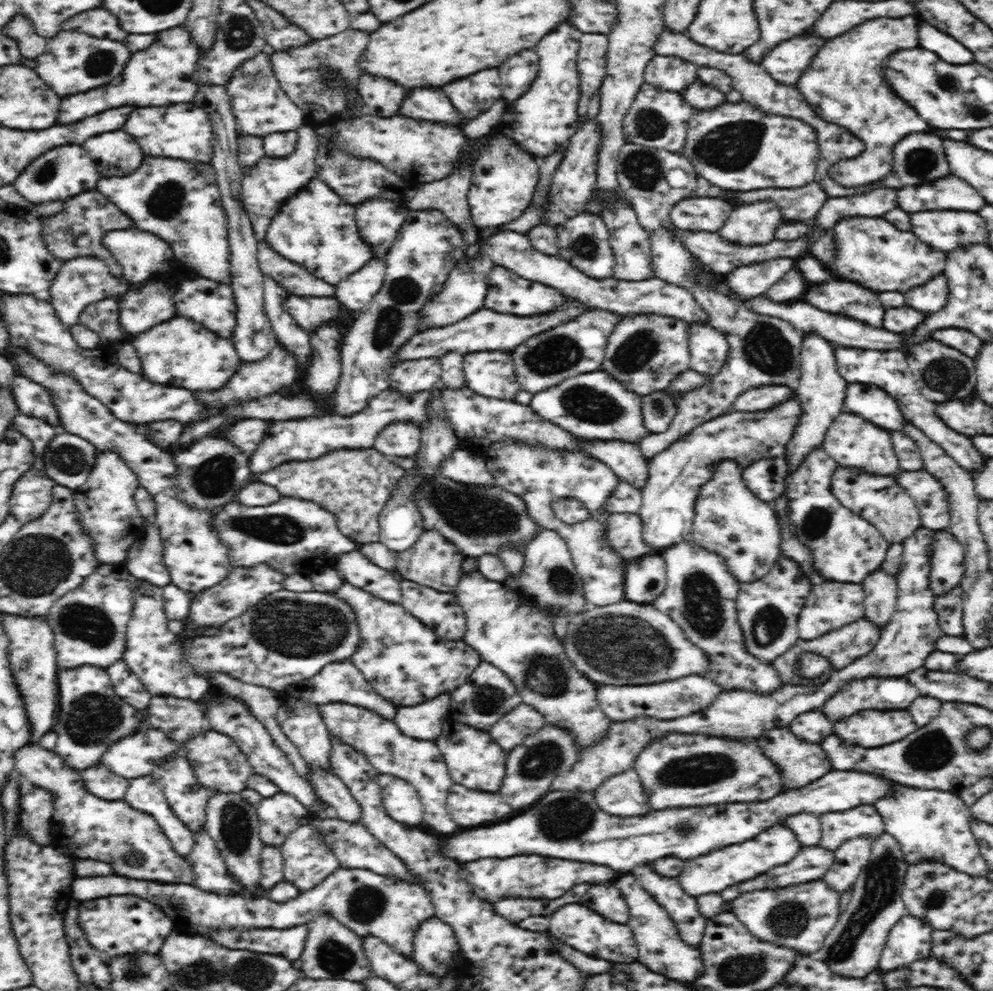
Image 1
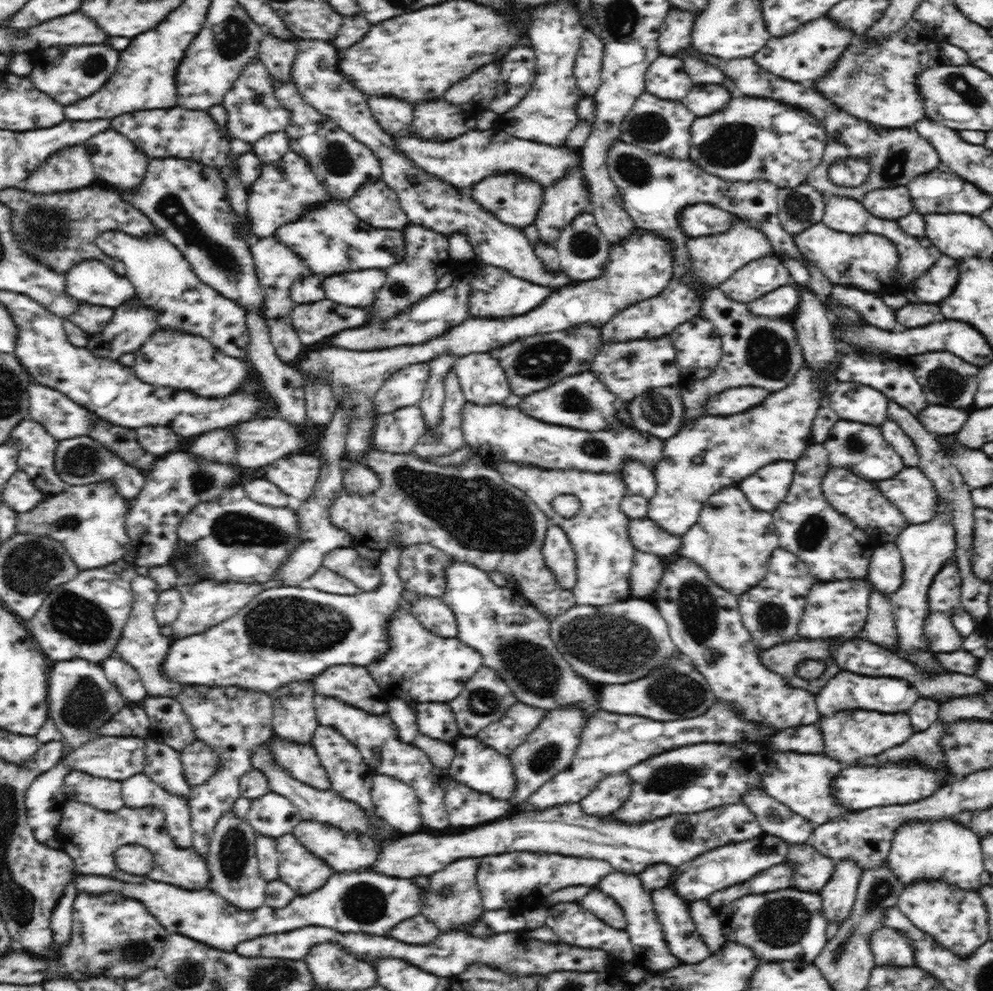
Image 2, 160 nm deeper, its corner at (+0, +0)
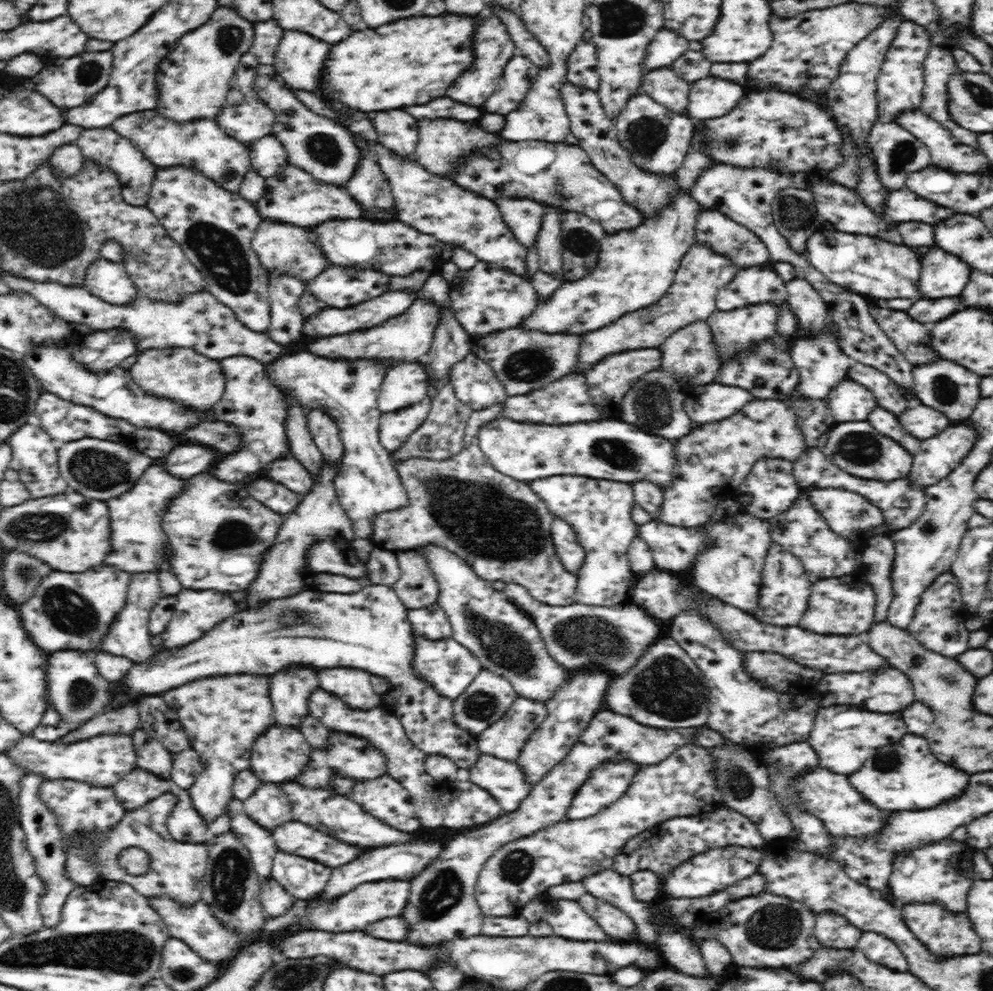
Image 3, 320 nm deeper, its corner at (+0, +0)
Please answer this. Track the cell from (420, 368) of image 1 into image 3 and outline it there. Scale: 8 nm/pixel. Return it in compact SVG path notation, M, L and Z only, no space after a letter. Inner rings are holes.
M401 362L390 367L384 375L377 405L383 413L391 413L427 396L427 371L419 362Z

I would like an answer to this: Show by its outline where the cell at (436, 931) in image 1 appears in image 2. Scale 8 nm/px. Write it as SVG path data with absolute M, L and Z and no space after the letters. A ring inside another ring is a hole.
M418 914L399 922L390 932L387 932L387 936L395 938L400 942L406 942L410 944L430 944L439 937L440 932L433 922L430 922Z

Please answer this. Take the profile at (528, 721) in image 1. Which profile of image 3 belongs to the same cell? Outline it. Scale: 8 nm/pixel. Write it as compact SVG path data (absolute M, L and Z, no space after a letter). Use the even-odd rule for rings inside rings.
M518 697L500 720L476 736L479 753L517 762L527 740L546 717L544 703Z

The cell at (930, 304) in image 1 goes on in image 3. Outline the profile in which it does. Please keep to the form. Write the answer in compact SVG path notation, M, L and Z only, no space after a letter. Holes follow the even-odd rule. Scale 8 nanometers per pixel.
M930 247L921 260L920 292L924 298L960 296L970 281L971 267L946 250Z

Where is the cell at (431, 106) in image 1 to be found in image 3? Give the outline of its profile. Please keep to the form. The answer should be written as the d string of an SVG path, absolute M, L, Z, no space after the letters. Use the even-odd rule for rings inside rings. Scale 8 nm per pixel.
M442 118L442 120L424 120L418 122L418 144L414 159L430 174L440 178L452 179L452 172L458 166L462 156L470 156L480 148L494 148L498 138L497 133L489 133L476 126L476 121L460 121Z

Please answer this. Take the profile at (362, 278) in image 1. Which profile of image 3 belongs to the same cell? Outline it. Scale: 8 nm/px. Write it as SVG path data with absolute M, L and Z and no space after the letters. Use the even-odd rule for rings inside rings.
M330 265L314 280L308 281L306 289L330 308L348 308L385 294L391 278L376 270Z

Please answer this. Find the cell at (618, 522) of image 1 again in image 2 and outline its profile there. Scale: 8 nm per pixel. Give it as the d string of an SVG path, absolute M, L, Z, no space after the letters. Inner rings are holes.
M630 518L628 524L630 541L636 550L654 554L665 562L673 560L680 550L680 536L673 536L646 518Z

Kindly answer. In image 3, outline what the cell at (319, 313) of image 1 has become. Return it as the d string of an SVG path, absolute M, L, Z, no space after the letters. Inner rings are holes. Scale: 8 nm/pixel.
M398 290L398 292L386 292L378 298L372 298L368 302L362 302L358 304L356 308L342 308L342 310L336 310L336 308L326 308L324 312L318 314L316 320L310 320L304 324L304 334L306 336L336 336L336 334L350 334L350 330L362 330L370 329L392 318L398 317L412 306L412 302L418 300L418 295L412 290Z

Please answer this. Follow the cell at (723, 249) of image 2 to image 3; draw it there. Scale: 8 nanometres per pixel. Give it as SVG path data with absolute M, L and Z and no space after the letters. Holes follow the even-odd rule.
M696 242L682 258L673 286L670 286L668 293L661 300L646 308L625 314L616 322L582 336L578 352L580 360L575 372L584 374L588 366L592 367L602 358L624 350L659 348L666 338L675 334L680 328L695 321L706 321L717 311L715 301L718 290L732 282L739 270L730 259L714 252L711 246L708 248Z

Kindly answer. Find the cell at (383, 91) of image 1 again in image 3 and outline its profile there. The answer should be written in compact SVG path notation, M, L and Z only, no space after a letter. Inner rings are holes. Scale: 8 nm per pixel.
M404 110L376 112L372 118L378 142L395 156L409 158L414 156L418 144L418 125L416 120Z

